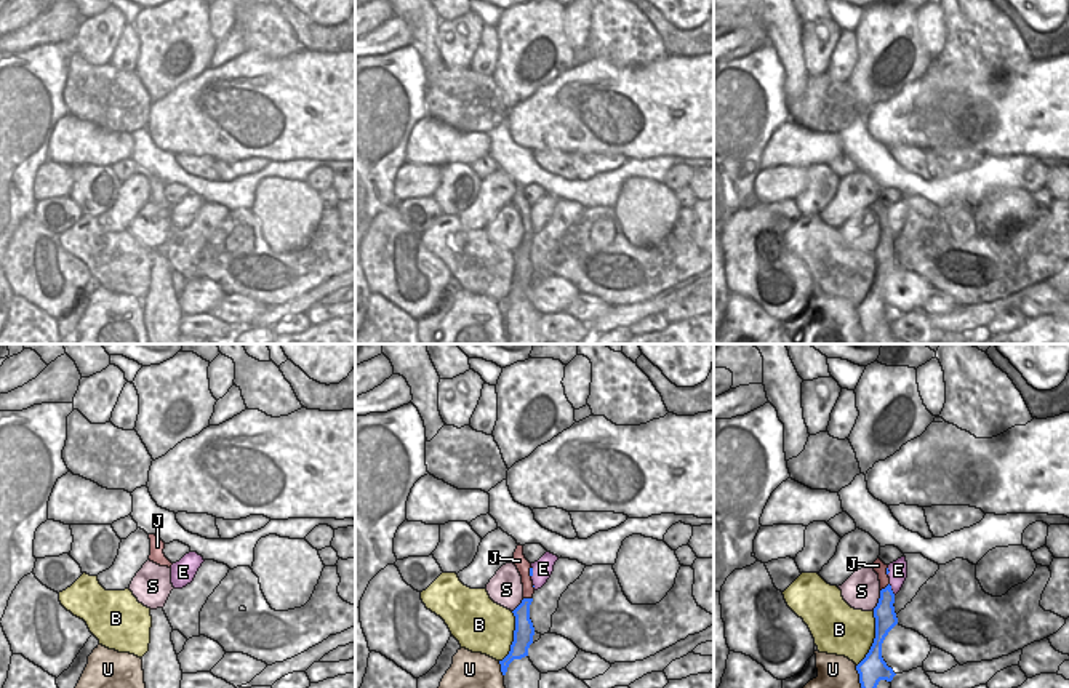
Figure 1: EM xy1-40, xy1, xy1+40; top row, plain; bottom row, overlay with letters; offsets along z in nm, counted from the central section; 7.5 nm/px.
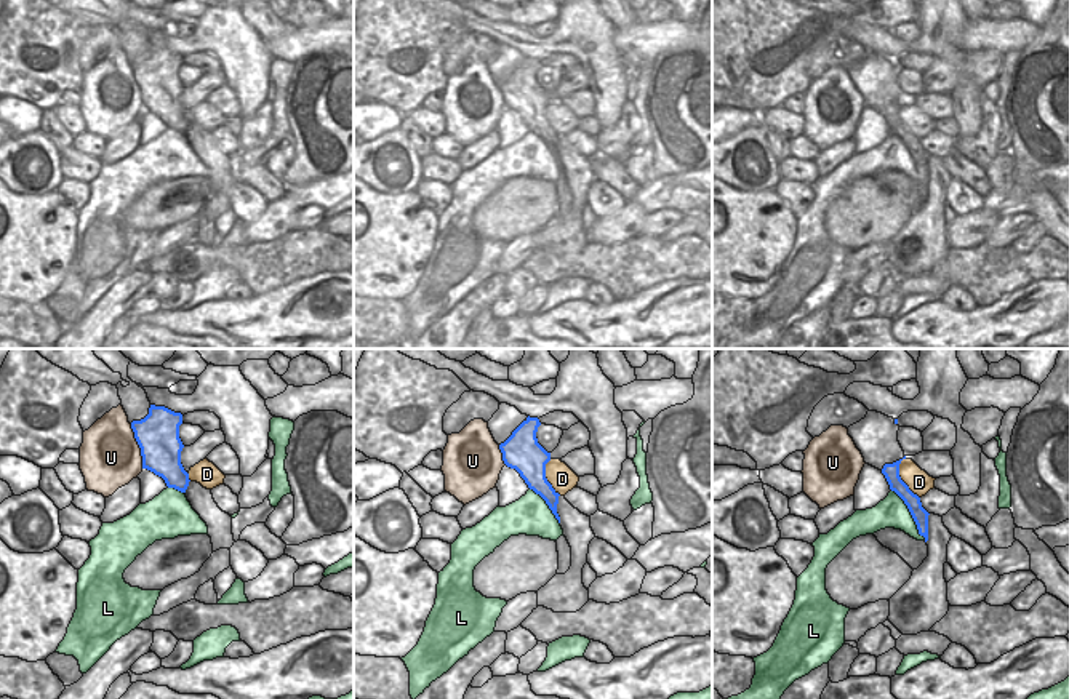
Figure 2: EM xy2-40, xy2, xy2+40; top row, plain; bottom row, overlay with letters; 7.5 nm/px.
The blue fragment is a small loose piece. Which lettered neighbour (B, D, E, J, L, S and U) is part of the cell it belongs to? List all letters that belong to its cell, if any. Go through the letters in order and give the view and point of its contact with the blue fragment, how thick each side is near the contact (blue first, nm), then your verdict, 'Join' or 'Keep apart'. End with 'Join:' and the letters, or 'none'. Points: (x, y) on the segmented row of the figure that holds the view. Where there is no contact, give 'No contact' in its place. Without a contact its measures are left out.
B: Touches blue at xy1+40 (874, 639). Thickness 200 nm (blue) against 380 nm. Keep apart
D: Touches blue at xy2+40 (900, 479). Thickness 120 nm (blue) against 180 nm. Keep apart
E: Touches blue at xy1+40 (890, 589). Thickness 170 nm (blue) against 140 nm. Keep apart
J: Touches blue at xy1+40 (885, 588). Thickness 170 nm (blue) against 100 nm. Join
L: Touches blue at xy2+40 (911, 514). Thickness 120 nm (blue) against 240 nm. Keep apart
S: Touches blue at xy1+40 (879, 600). Thickness 170 nm (blue) against 280 nm. Keep apart
U: Touches blue at xy2-40 (140, 447). Thickness 320 nm (blue) against 460 nm. Keep apart
Join: J.

